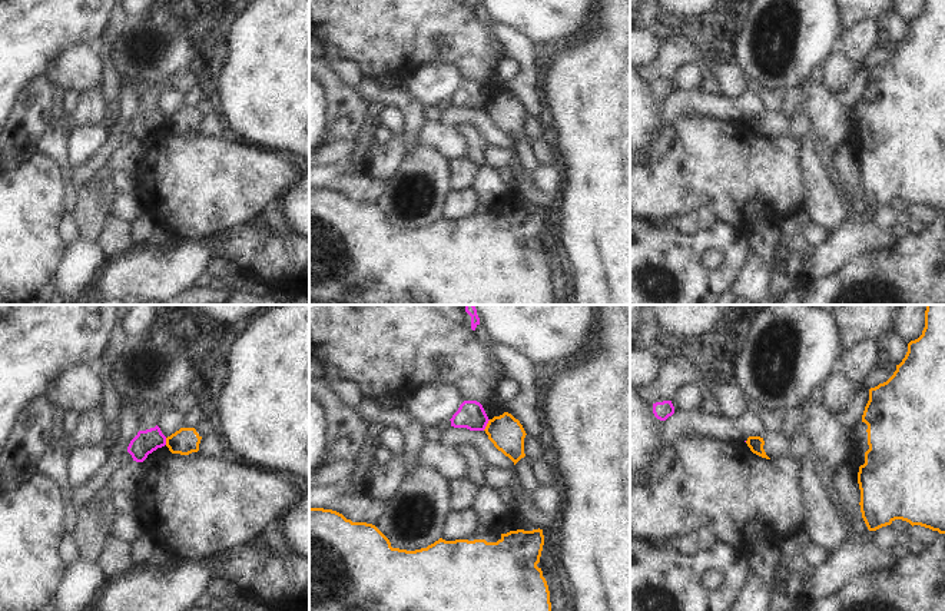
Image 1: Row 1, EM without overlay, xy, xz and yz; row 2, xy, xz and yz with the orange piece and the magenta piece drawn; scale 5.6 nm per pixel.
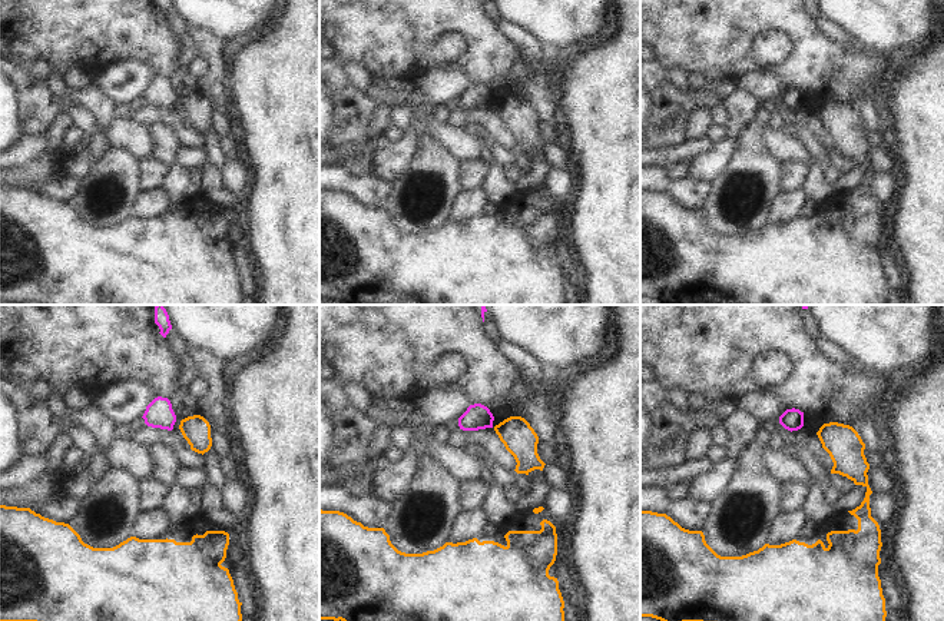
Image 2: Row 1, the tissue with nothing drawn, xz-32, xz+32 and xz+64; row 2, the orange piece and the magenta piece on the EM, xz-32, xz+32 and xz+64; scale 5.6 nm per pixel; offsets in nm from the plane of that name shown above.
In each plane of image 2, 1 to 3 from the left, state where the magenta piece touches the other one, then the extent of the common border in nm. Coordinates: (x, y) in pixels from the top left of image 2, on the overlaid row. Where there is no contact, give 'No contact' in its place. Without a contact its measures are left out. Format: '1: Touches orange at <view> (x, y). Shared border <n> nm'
1: No contact
2: No contact
3: No contact.

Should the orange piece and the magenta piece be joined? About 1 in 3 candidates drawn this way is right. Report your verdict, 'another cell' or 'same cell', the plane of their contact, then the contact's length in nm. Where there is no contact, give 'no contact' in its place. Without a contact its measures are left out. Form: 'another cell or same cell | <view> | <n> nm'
another cell | xz | 80 nm

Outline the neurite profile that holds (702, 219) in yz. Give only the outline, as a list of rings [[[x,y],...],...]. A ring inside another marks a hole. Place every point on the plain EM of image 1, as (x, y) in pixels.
[[[697,207],[670,219],[663,219],[656,225],[662,230],[677,230],[683,235],[696,236],[710,230],[717,223],[719,217],[712,207]]]

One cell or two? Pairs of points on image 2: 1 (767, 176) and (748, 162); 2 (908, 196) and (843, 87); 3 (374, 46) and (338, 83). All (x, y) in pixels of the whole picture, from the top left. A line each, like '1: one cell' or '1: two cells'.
1: one cell
2: two cells
3: two cells

